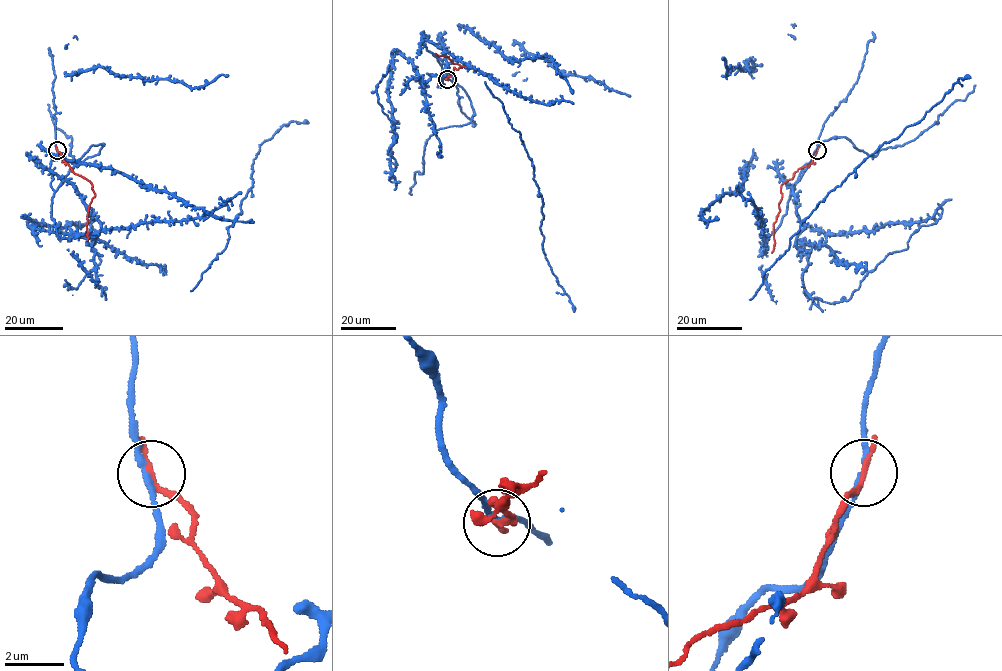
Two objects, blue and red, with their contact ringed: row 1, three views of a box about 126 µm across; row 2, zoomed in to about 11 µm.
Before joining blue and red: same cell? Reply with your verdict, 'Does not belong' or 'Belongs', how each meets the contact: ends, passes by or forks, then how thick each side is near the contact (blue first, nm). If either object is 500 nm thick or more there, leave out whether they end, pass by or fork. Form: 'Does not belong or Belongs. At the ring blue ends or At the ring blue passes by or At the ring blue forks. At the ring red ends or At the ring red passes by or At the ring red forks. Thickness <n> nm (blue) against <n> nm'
Does not belong. At the ring blue passes by. At the ring red passes by. Thickness 180 nm (blue) against 150 nm

